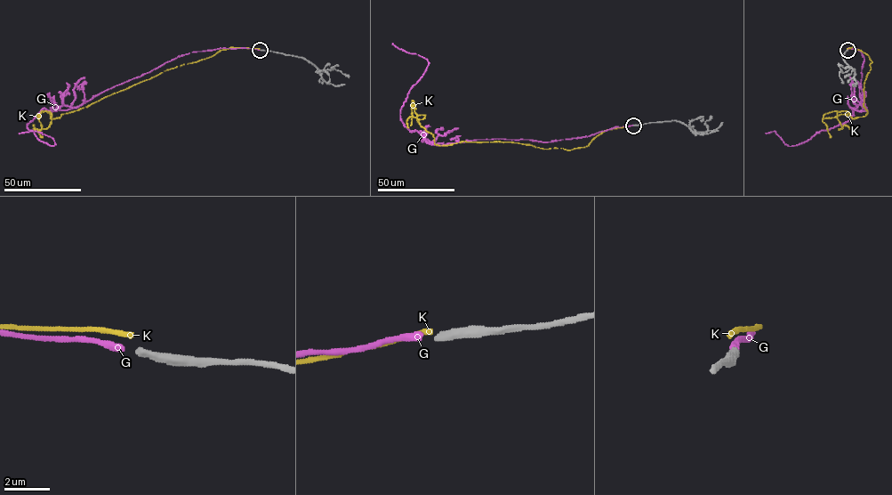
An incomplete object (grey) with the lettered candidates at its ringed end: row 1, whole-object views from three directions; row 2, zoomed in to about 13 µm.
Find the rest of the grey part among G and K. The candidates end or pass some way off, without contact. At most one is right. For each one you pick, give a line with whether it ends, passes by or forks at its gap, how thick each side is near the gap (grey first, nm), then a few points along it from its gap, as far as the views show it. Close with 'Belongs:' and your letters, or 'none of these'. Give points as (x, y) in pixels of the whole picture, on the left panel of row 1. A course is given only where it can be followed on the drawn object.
G: it ends | 320/320 nm | via (259, 50), (192, 52), (78, 106), (44, 108), (27, 125), (53, 146), (52, 138), (37, 131), (19, 133)
Belongs: G

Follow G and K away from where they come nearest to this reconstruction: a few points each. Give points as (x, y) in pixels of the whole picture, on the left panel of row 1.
G: (259, 50), (192, 52), (78, 106), (44, 108), (27, 125), (53, 146), (52, 138), (37, 131), (19, 133)
K: (260, 49), (220, 50), (53, 118), (44, 110), (51, 113), (51, 121), (44, 128), (33, 125), (35, 129)

